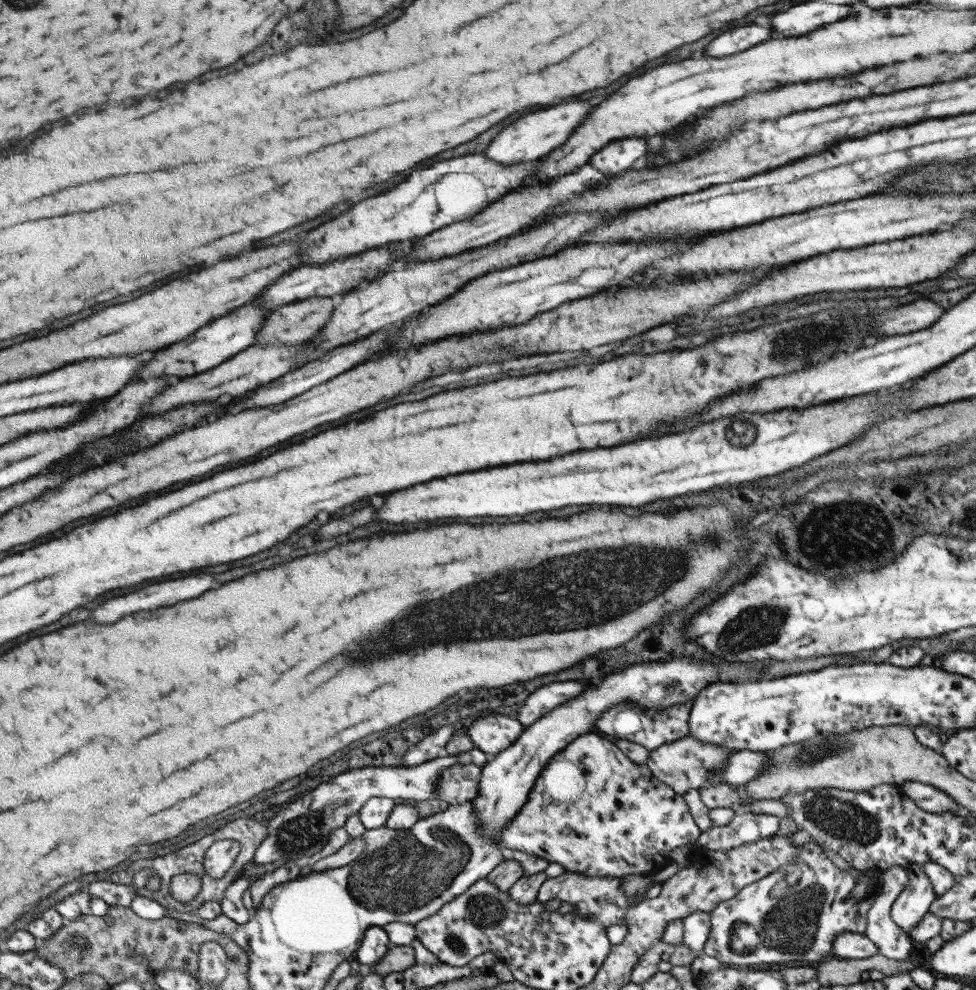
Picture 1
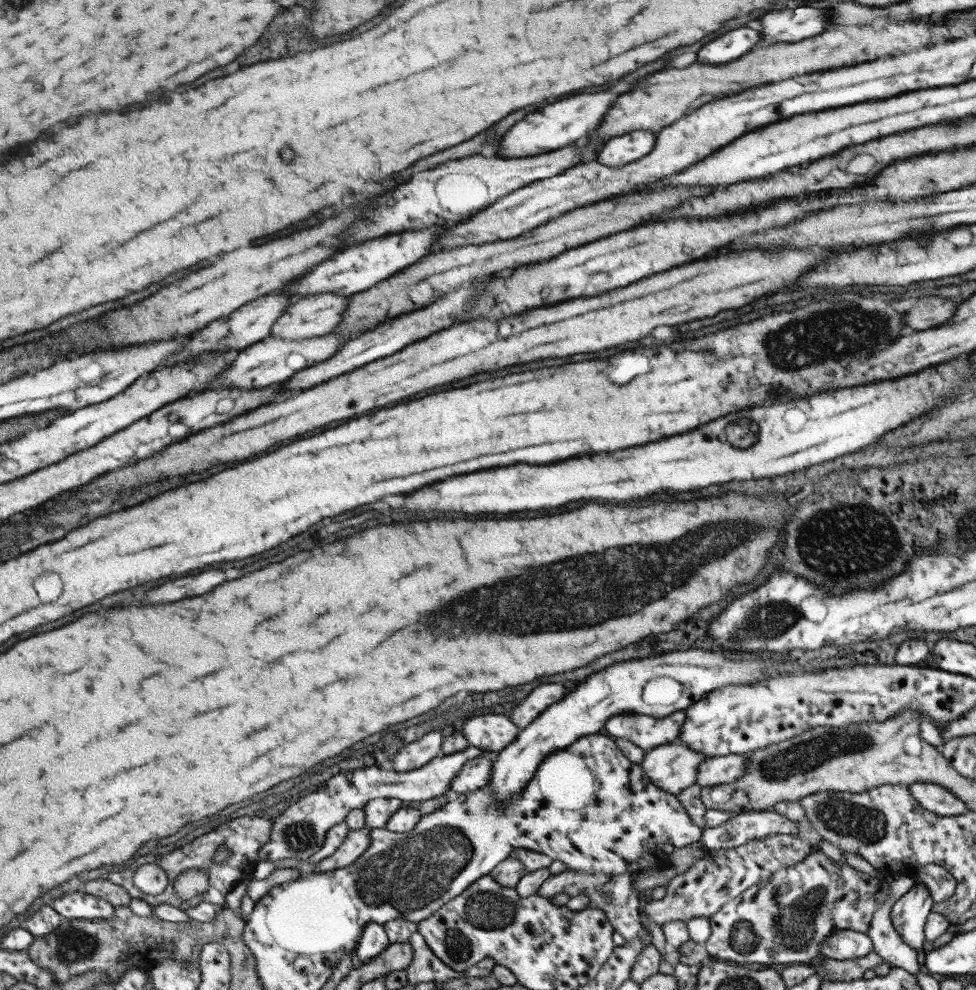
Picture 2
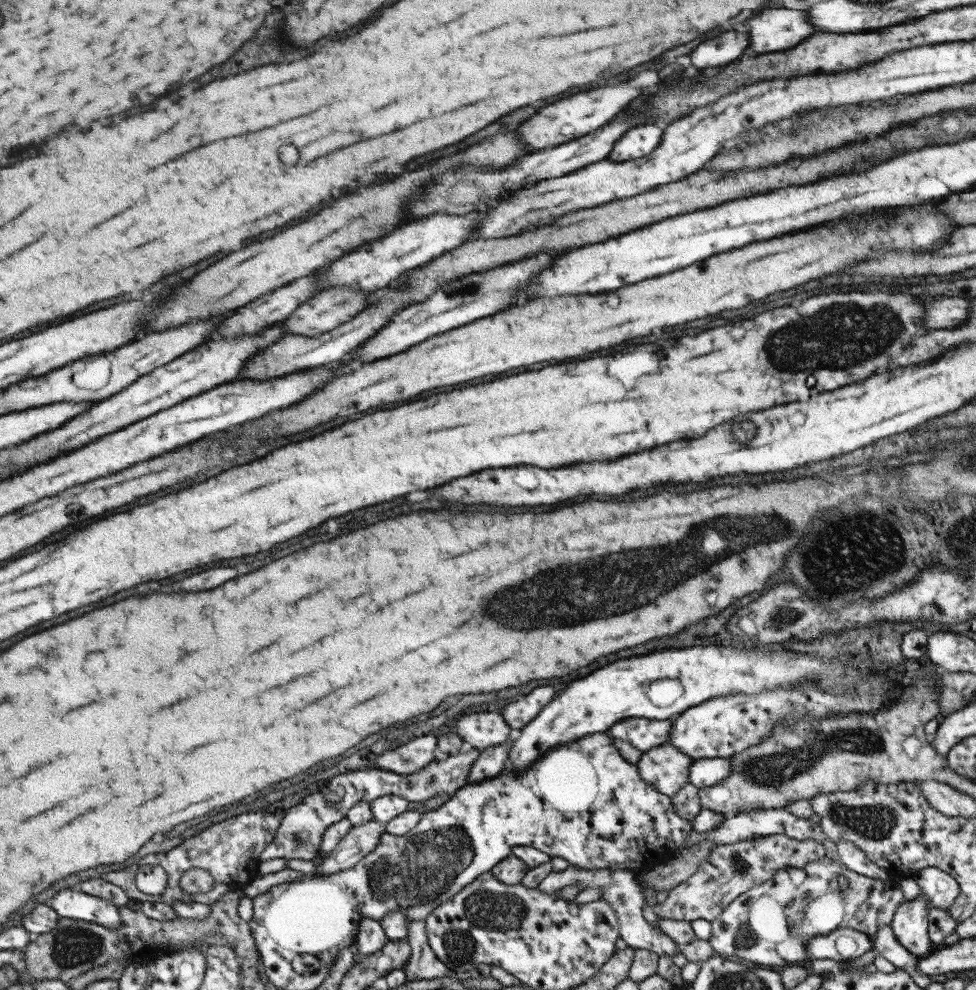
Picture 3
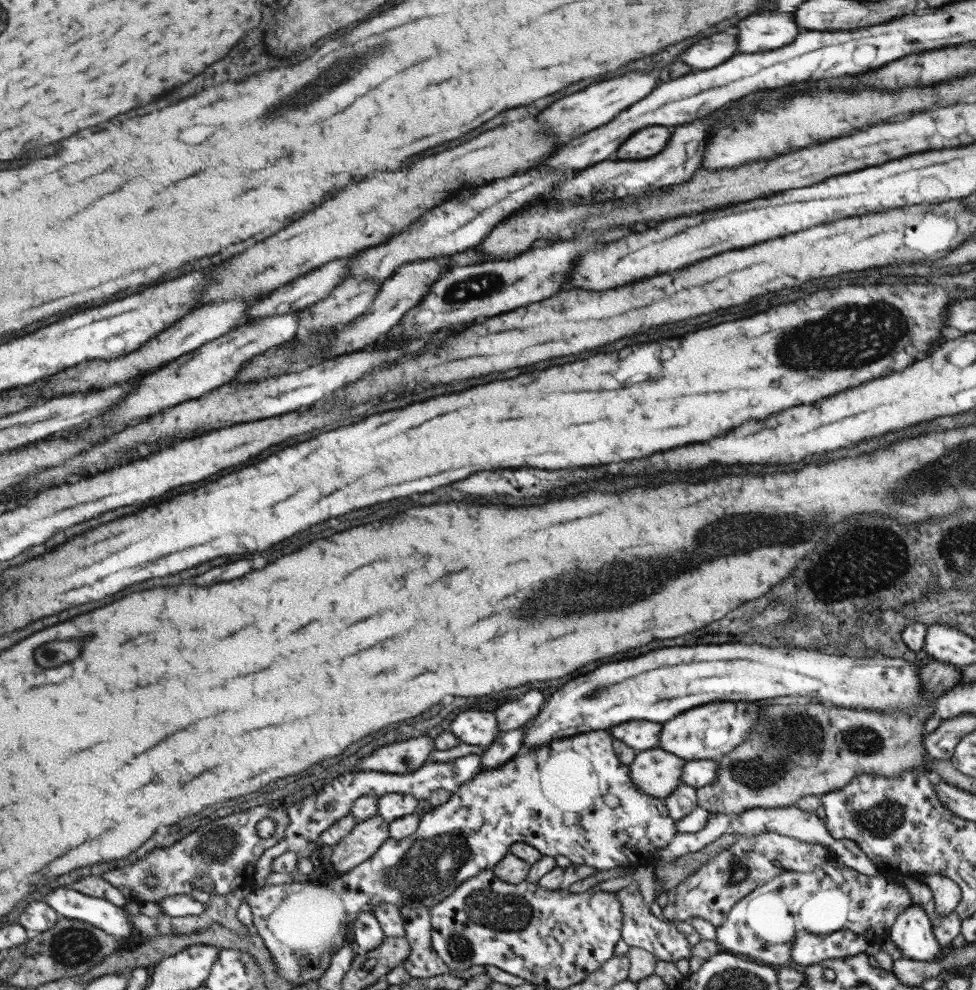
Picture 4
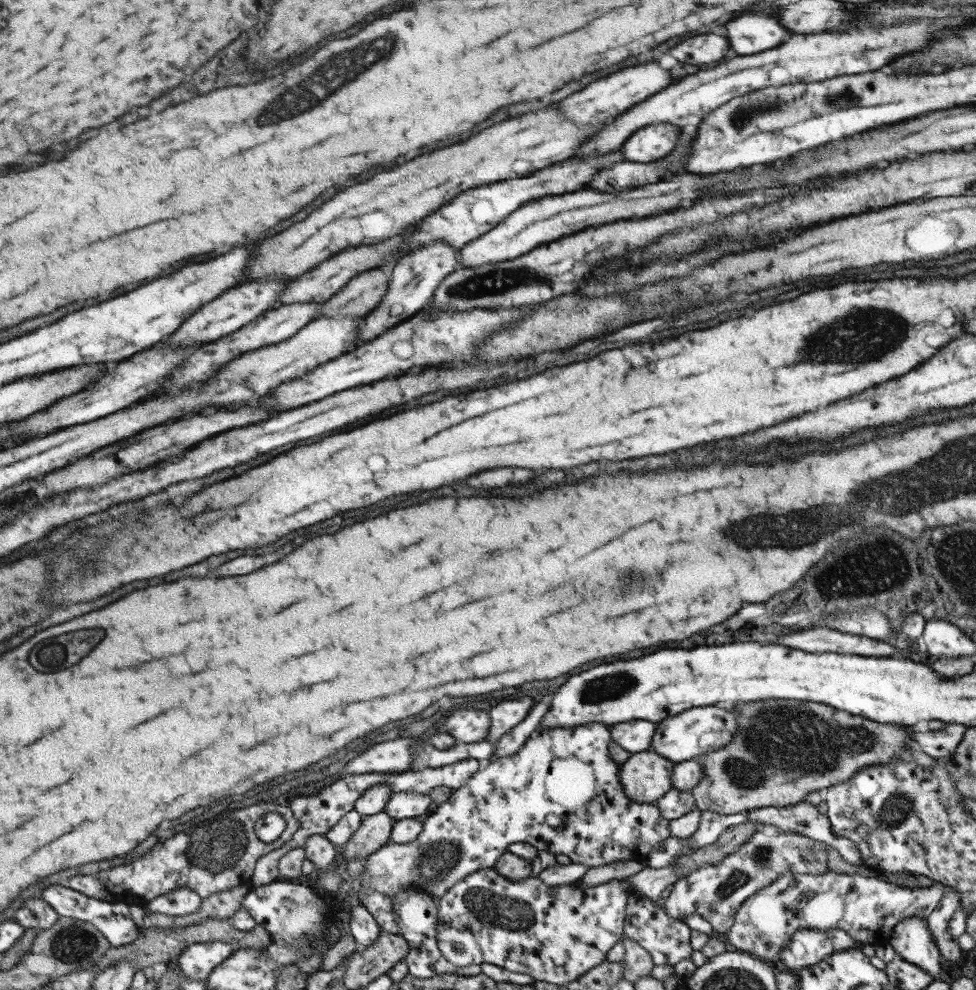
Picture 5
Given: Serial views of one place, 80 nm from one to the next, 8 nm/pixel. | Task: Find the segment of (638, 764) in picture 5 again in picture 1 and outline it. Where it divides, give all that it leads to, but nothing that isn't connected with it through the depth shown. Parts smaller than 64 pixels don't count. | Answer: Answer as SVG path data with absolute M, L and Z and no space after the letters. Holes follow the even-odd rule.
M688 734L679 740L662 744L648 751L647 760L643 764L645 764L645 768L649 770L655 780L663 782L673 792L682 795L687 790L703 788L703 783L707 781L707 776L710 776L712 772L723 770L727 757L732 753L732 750L727 747L702 743Z

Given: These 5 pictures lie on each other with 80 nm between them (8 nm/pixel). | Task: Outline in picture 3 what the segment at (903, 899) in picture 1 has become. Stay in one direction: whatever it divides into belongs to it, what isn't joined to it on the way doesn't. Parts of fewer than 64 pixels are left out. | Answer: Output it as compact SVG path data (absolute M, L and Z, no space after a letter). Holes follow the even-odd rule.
M923 893L911 900L904 900L895 909L889 924L897 942L917 959L927 956L936 948L927 933L927 911L930 907L930 900Z

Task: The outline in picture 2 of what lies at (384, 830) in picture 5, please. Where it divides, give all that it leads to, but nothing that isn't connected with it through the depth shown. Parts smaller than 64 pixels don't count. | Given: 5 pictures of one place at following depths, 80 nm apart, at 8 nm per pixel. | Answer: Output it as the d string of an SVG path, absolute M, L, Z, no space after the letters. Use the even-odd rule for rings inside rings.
M364 826L359 830L349 831L345 840L343 840L330 855L327 855L323 860L314 863L313 872L327 872L351 865L352 862L368 847L369 829L371 828Z

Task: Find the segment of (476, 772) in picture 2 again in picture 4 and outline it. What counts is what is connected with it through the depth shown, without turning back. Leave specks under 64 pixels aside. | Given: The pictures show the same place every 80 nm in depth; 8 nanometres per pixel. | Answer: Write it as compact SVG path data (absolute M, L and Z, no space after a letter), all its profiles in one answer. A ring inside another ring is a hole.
M528 724L502 732L490 745L484 747L480 756L480 769L497 769L521 751L522 736Z

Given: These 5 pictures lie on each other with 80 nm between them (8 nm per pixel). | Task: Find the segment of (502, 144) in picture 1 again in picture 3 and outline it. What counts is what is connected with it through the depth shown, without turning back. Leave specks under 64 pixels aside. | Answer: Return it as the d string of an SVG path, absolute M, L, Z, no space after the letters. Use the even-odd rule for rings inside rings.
M617 84L617 86L593 88L589 92L579 92L573 96L567 96L555 104L541 108L535 116L531 116L527 122L523 122L515 130L517 138L519 138L519 142L524 146L526 152L533 153L579 139L595 128L601 128L603 124L607 124L609 118L613 118L623 108L623 104L627 104L639 92L641 92L639 88L629 88L625 84Z

